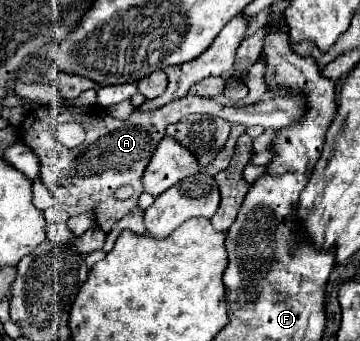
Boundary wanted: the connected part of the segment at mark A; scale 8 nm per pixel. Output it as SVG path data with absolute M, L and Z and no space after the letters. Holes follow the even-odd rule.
M187 94L179 100L173 100L157 110L151 112L139 112L135 110L127 120L117 120L113 116L109 116L101 106L63 106L53 110L55 114L55 122L57 120L75 120L79 124L83 124L87 138L81 146L77 148L65 148L57 142L57 138L51 132L51 124L47 120L41 118L41 112L47 110L39 110L39 112L31 112L25 122L19 126L19 138L25 146L29 146L41 164L41 174L39 180L51 190L53 198L57 198L61 202L61 208L69 214L69 216L77 216L83 214L91 208L95 208L95 216L97 216L97 224L103 232L109 232L111 226L115 222L119 222L123 216L127 216L133 206L137 204L137 196L141 194L141 176L143 170L147 166L147 162L151 160L153 150L157 148L159 140L165 136L165 128L169 124L175 124L177 120L181 120L183 116L189 114L211 114L211 116L219 116L223 120L229 120L231 124L243 124L243 126L263 126L263 128L283 128L285 124L297 120L297 116L303 112L305 104L301 98L271 98L271 100L263 100L251 106L225 106L219 104L211 98L201 98L201 96L193 96ZM119 186L133 186L135 194L129 200L117 200L113 194Z

